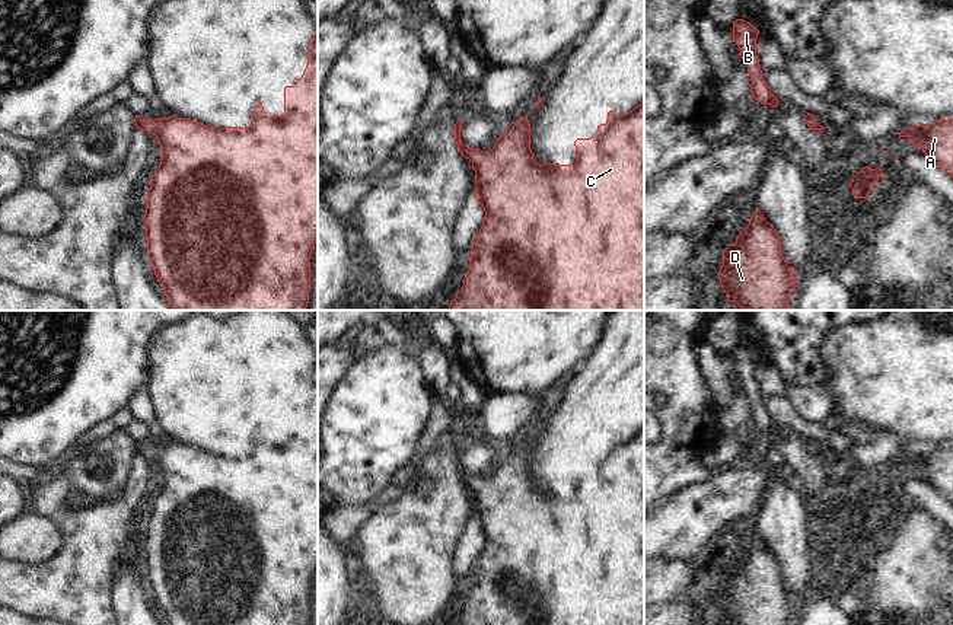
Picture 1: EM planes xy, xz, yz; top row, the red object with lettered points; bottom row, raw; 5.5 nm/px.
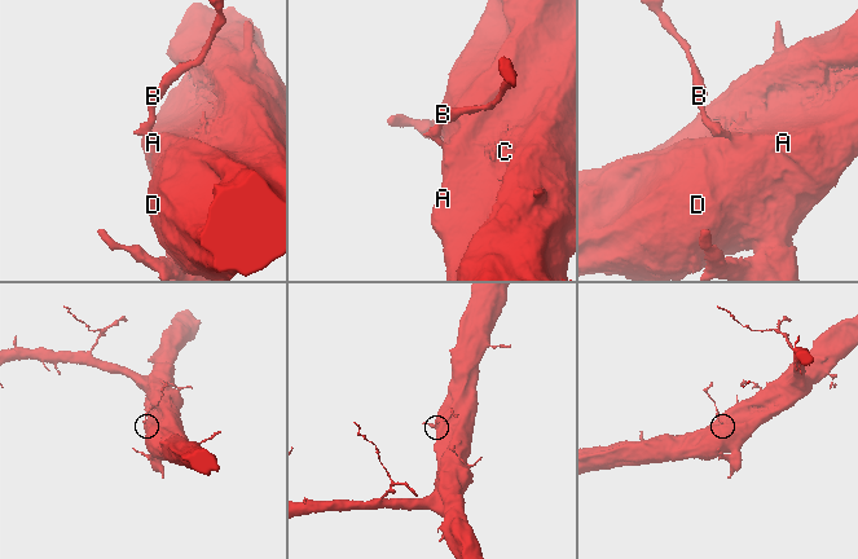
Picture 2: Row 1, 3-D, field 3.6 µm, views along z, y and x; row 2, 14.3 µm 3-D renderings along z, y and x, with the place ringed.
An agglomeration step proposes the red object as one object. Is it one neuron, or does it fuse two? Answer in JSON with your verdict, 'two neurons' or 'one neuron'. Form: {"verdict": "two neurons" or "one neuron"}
{"verdict": "one neuron"}

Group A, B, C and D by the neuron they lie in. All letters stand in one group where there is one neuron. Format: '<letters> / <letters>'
A B C D

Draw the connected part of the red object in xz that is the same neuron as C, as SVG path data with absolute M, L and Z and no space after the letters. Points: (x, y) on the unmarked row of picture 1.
M644 427L619 443L615 437L609 437L606 449L597 452L597 457L590 465L577 465L574 491L544 490L541 492L533 485L528 440L511 449L490 478L465 472L460 466L460 452L462 446L455 450L455 468L460 481L472 490L476 511L474 524L484 533L485 543L471 574L463 612L455 625L644 625Z

